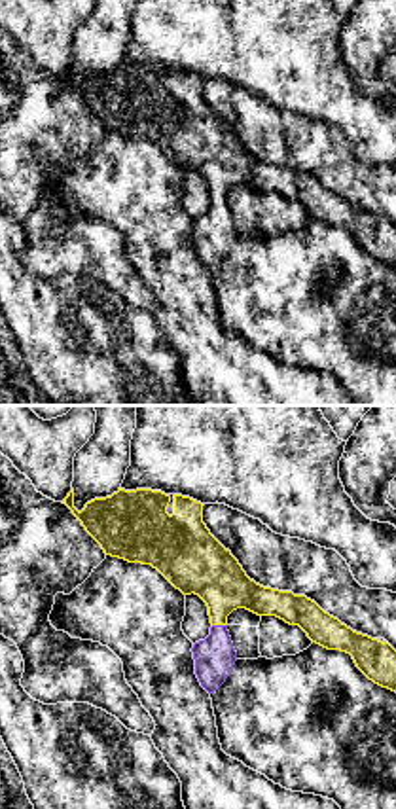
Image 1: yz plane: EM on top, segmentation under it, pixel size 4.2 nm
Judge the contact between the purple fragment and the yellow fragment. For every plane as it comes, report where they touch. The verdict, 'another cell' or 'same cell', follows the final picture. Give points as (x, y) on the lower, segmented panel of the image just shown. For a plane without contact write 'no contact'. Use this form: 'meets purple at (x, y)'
meets purple at (220, 626)

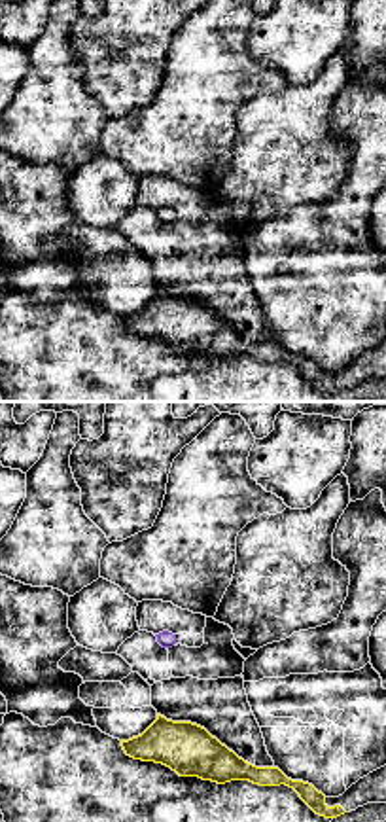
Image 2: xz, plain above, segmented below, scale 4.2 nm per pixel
no contact

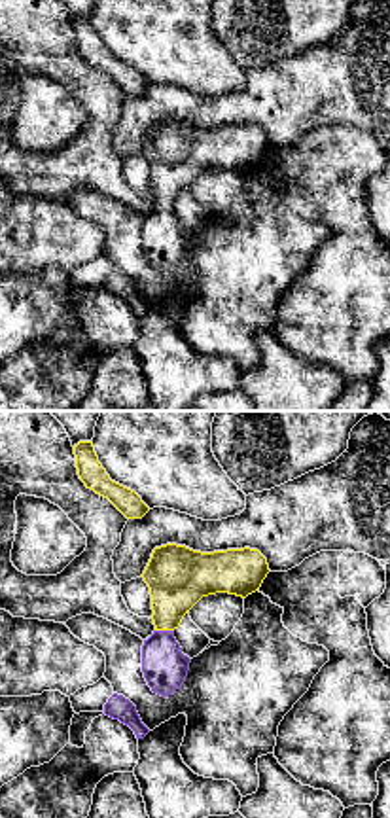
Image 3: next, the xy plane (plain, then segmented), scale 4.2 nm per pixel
meets purple at (165, 631)

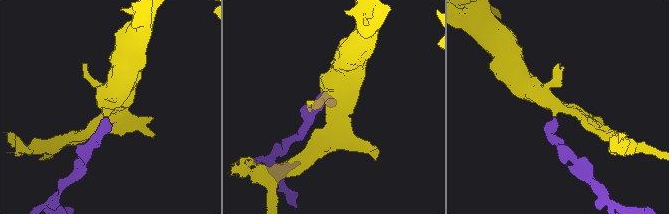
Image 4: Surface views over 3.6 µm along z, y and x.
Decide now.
same cell

